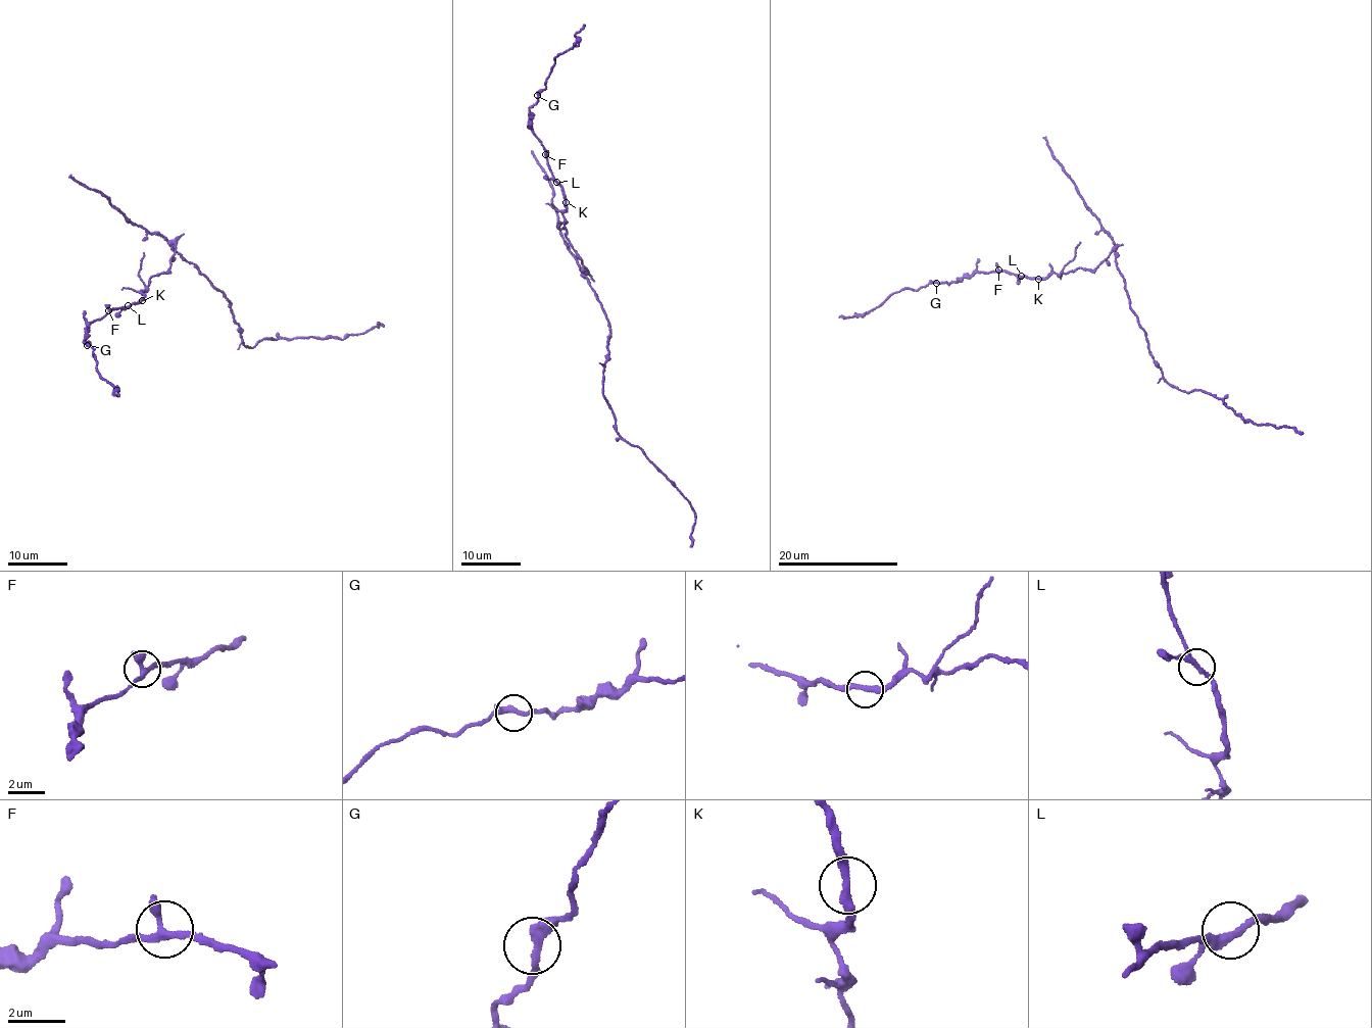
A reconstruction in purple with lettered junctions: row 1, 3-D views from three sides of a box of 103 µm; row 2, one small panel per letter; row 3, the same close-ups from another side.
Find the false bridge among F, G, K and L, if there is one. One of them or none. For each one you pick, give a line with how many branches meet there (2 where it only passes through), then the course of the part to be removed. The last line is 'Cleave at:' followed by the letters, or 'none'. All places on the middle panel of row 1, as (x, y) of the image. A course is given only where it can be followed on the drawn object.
K: branches 2; course (566, 202), (566, 237), (608, 323), (603, 395), (618, 433), (637, 446), (688, 501), (695, 521), (690, 546)
Cleave at: K

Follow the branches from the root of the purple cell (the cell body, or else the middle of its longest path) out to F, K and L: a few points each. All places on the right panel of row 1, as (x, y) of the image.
F: (1116, 261), (1114, 250), (1093, 270), (1079, 267), (1060, 275), (1055, 273), (1046, 279), (998, 270)
K: (1116, 261), (1114, 250), (1093, 270), (1079, 267), (1039, 278)
L: (1116, 261), (1114, 250), (1093, 270), (1079, 267), (1060, 275), (1055, 273), (1046, 279), (1021, 276)

